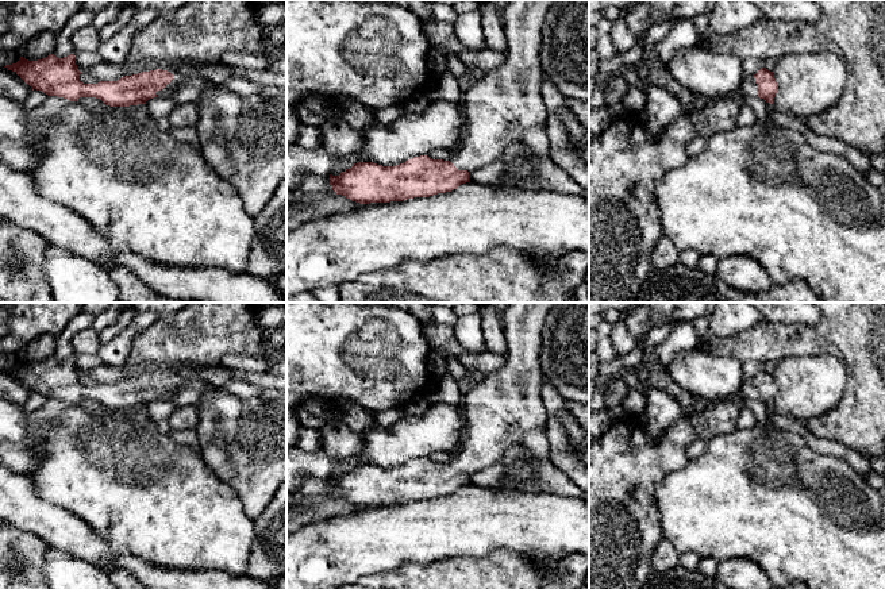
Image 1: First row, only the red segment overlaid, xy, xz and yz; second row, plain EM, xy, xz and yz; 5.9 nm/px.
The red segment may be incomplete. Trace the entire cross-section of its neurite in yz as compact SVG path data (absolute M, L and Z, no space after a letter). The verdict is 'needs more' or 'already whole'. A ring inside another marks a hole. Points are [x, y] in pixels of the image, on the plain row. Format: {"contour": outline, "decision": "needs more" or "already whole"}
{"contour": "M761 370L754 378L743 381L739 396L742 400L759 400L773 407L777 393L778 390L773 374Z", "decision": "needs more"}

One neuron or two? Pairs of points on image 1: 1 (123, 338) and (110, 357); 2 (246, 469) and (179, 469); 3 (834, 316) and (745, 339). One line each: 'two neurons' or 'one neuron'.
1: one neuron
2: two neurons
3: one neuron

